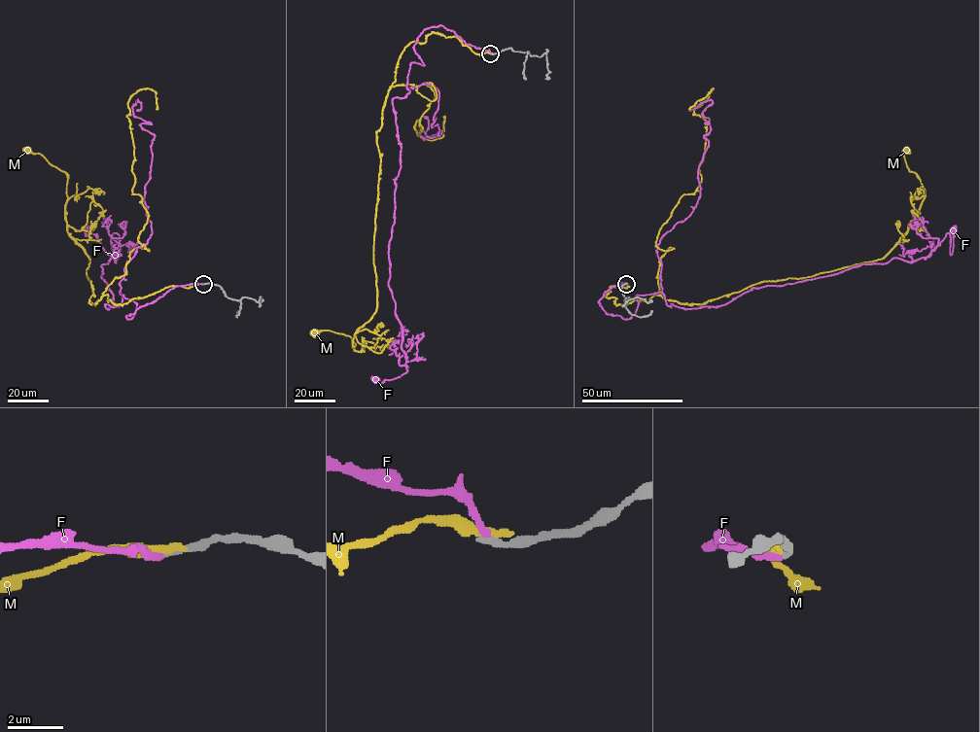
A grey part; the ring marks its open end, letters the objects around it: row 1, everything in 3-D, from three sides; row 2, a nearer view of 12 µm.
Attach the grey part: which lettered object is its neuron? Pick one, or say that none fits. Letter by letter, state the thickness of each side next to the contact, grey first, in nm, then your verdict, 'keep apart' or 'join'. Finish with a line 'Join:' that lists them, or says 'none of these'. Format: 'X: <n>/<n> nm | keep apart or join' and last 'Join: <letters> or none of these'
F: 240/260 nm | keep apart
M: 280/320 nm | keep apart
Join: none of these

